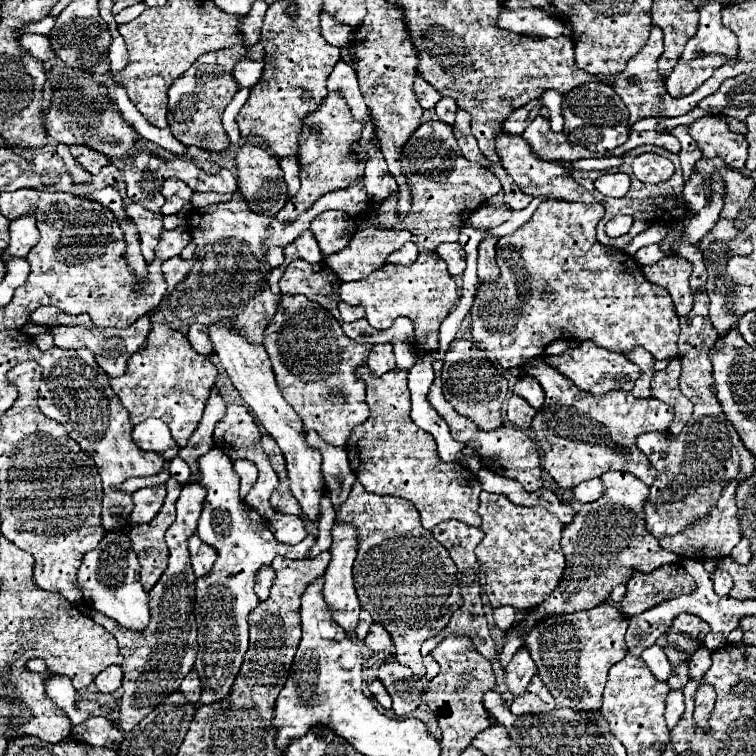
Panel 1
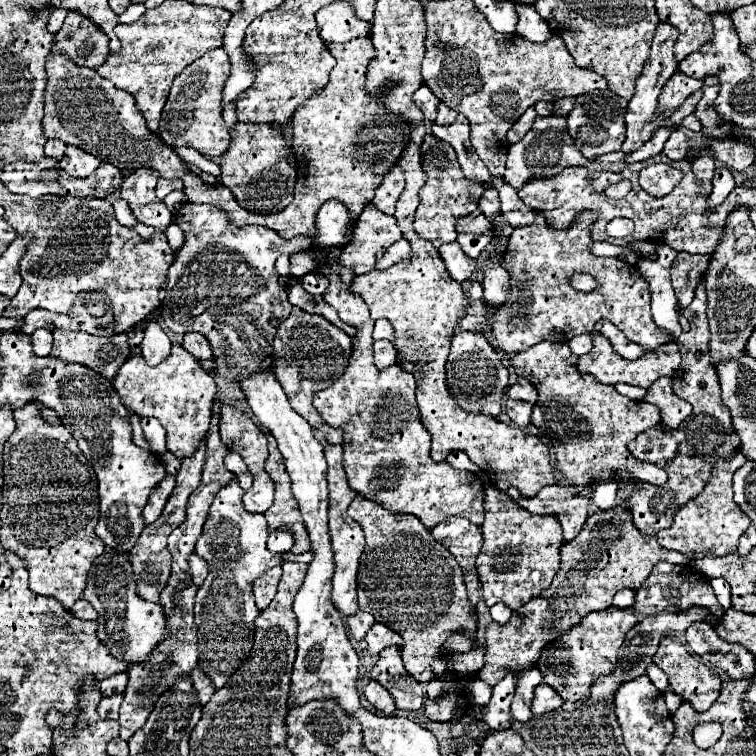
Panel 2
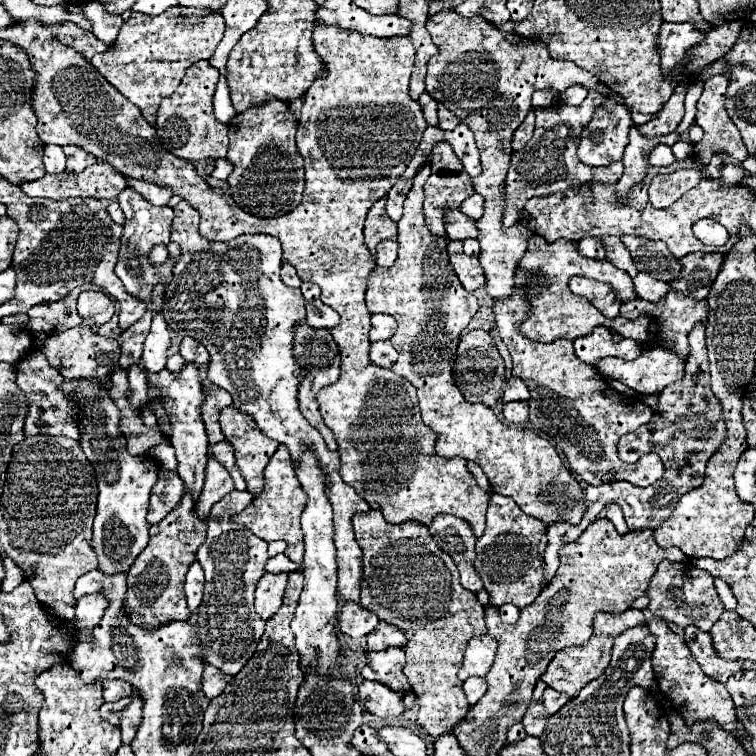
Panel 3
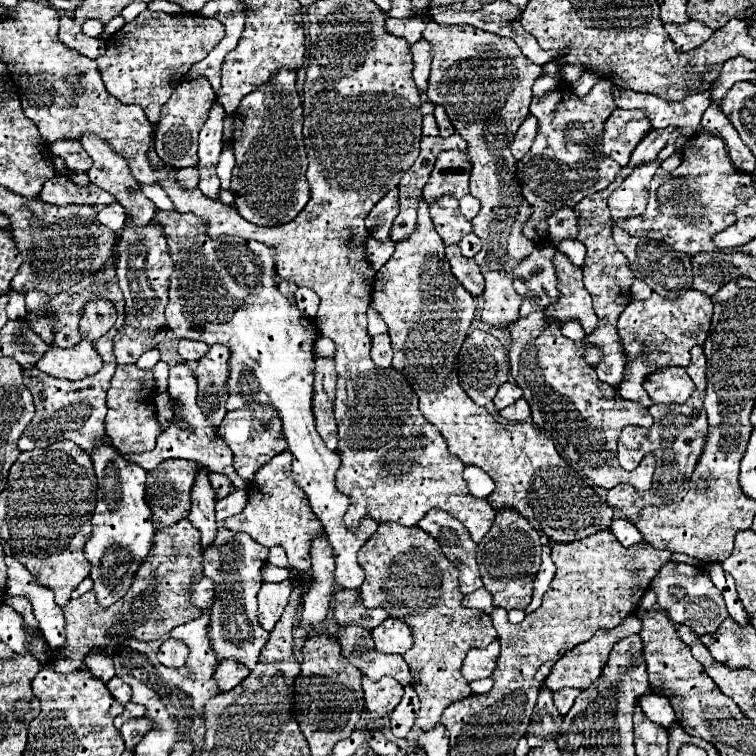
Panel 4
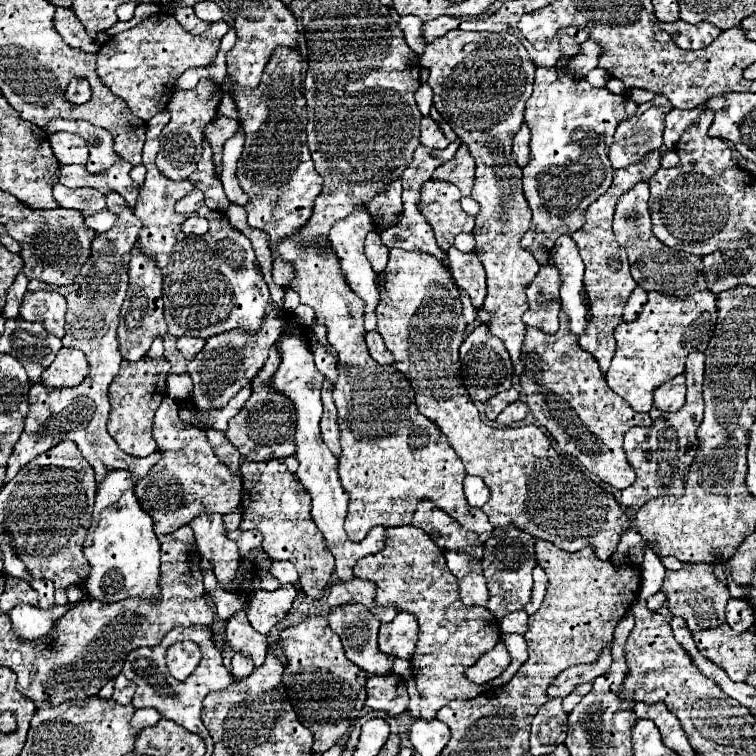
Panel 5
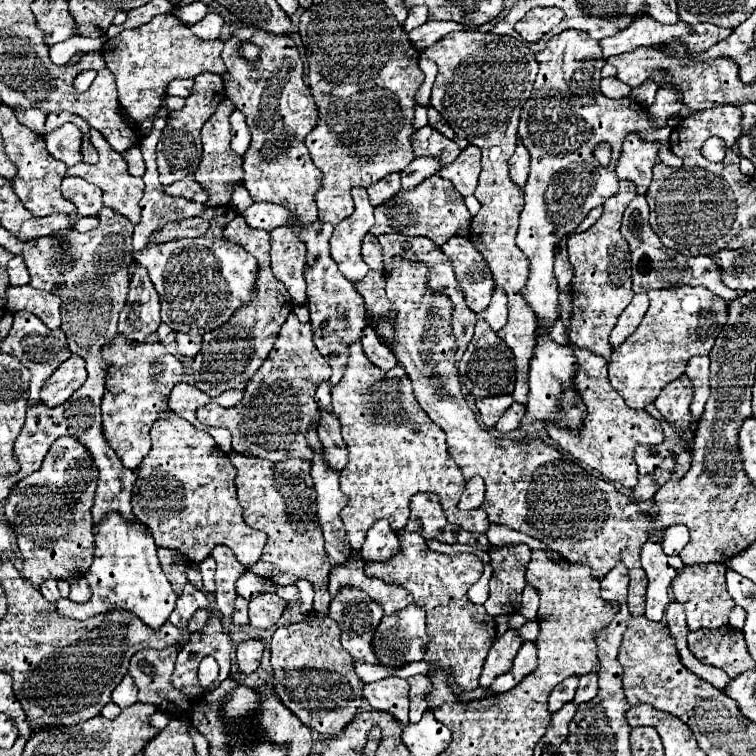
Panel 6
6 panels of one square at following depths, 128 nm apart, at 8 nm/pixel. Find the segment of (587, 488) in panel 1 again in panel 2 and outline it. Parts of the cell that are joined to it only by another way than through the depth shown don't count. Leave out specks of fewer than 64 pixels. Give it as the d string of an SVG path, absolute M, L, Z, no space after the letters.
M598 482L598 484L594 484L592 504L596 508L600 508L600 510L612 510L612 508L618 506L616 492L618 492L618 484L616 482Z

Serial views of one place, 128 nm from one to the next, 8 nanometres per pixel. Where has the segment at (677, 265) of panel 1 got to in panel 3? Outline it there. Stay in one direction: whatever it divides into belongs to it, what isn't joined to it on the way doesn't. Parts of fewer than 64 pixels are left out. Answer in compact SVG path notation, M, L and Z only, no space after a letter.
M692 252L684 258L680 258L682 264L682 278L672 282L670 286L682 292L684 296L690 296L694 300L704 300L712 288L712 280L716 280L720 272L720 264L724 262L724 256L720 252Z

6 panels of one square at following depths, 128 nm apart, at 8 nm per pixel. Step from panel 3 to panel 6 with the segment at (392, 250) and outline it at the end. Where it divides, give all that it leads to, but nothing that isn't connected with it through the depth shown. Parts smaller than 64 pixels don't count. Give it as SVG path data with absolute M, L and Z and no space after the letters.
M366 234L364 240L362 240L362 258L364 262L372 268L372 270L382 270L384 268L384 254L382 254L382 248L376 240L376 236L372 234Z

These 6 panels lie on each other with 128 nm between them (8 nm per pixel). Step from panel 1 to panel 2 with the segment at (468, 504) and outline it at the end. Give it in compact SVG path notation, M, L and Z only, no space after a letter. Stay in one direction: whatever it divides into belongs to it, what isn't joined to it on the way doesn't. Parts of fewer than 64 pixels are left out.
M312 246L310 252L316 258L316 274L334 280L328 286L328 292L324 292L324 300L338 312L342 322L350 324L356 328L356 336L353 337L352 356L350 362L344 370L344 374L328 388L316 392L314 396L314 408L320 412L324 422L334 428L344 430L344 470L348 476L348 484L354 492L362 494L368 500L374 500L382 504L386 510L394 514L412 514L422 520L426 528L434 528L436 524L444 522L450 516L462 516L468 518L472 524L482 526L484 522L484 486L478 480L476 474L452 468L446 462L434 462L430 458L430 436L424 424L420 422L418 414L418 404L416 404L416 380L412 374L406 374L402 368L388 368L388 370L376 370L372 362L374 339L372 330L374 330L374 320L370 318L366 302L360 298L360 294L354 294L350 290L350 282L342 280L354 280L352 272L340 264L340 248L320 248Z

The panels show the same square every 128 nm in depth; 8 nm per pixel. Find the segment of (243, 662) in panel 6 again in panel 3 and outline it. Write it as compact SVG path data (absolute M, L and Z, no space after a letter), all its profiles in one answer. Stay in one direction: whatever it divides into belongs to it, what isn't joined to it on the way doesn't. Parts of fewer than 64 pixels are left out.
M206 664L204 676L202 676L202 688L204 694L212 700L216 696L220 696L220 692L226 688L226 684L232 680L232 676L224 676L224 672L220 672L218 668L212 668L210 664Z

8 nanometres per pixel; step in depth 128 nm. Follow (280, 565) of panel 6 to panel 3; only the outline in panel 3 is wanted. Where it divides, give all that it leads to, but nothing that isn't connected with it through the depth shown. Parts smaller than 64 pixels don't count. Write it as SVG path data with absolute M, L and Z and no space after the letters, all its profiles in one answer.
M280 444L280 448L274 452L274 456L270 458L270 462L264 470L264 490L262 490L262 494L256 496L252 500L252 504L248 504L232 520L236 520L238 524L244 524L246 528L250 528L250 532L254 536L258 536L266 542L284 540L288 544L286 556L292 562L302 564L304 534L302 534L302 528L300 528L300 514L304 512L304 504L306 504L306 496L304 496L304 490L300 488L300 482L296 480L296 472L292 472L290 452L284 444Z

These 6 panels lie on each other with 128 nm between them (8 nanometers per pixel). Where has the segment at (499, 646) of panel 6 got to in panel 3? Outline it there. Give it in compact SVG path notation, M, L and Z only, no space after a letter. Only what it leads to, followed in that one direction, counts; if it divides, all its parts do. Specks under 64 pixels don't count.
M490 636L472 638L468 642L458 676L462 680L468 680L470 676L486 676L490 670L490 664L494 662L494 656L496 656L496 640L492 640Z

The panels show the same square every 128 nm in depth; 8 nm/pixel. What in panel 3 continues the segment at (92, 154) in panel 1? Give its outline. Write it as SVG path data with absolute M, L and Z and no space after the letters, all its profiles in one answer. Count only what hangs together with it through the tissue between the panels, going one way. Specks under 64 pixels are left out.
M64 146L62 150L64 150L66 158L68 158L66 172L76 172L76 174L78 174L78 172L82 172L84 168L88 168L88 166L92 166L92 164L96 164L96 162L98 162L98 160L96 160L96 156L88 154L86 150L76 148L76 146Z

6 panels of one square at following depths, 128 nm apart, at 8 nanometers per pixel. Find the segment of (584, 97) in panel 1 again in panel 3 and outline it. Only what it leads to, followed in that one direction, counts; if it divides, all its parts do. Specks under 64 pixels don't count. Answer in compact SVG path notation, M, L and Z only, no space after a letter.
M608 98L592 122L584 128L578 156L590 166L608 166L610 162L622 160L624 148L628 146L628 128L632 128L632 116L626 106Z

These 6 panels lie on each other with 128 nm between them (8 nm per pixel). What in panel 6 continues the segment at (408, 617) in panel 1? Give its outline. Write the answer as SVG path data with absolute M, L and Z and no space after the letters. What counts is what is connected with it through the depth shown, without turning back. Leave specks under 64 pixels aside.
M398 532L402 552L388 562L366 562L364 572L368 576L380 578L386 584L400 584L404 586L418 606L426 612L426 630L430 636L430 644L426 650L424 660L434 664L438 670L434 674L428 674L434 688L432 694L428 694L428 706L430 710L436 710L444 702L456 702L456 694L448 686L446 678L448 672L454 674L456 684L460 684L464 690L478 688L478 678L486 660L488 650L494 644L496 638L496 624L494 618L488 616L488 612L480 604L472 604L466 596L468 588L478 582L482 576L482 560L476 554L440 554L432 552L422 536L412 532Z

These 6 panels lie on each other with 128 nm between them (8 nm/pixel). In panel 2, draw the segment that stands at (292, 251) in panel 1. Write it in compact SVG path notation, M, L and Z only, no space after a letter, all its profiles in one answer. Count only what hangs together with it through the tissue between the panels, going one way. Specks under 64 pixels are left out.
M296 252L290 256L290 272L294 278L302 278L308 272L314 272L316 260L310 252Z

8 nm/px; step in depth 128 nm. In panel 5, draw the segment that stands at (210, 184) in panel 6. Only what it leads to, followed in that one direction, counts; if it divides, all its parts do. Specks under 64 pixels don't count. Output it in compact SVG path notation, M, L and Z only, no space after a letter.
M216 116L210 124L206 124L204 128L204 138L208 140L210 148L212 148L212 154L214 154L214 164L216 164L216 174L220 176L222 172L222 148L224 148L224 142L234 136L238 130L238 122L236 120L230 120L226 116Z

